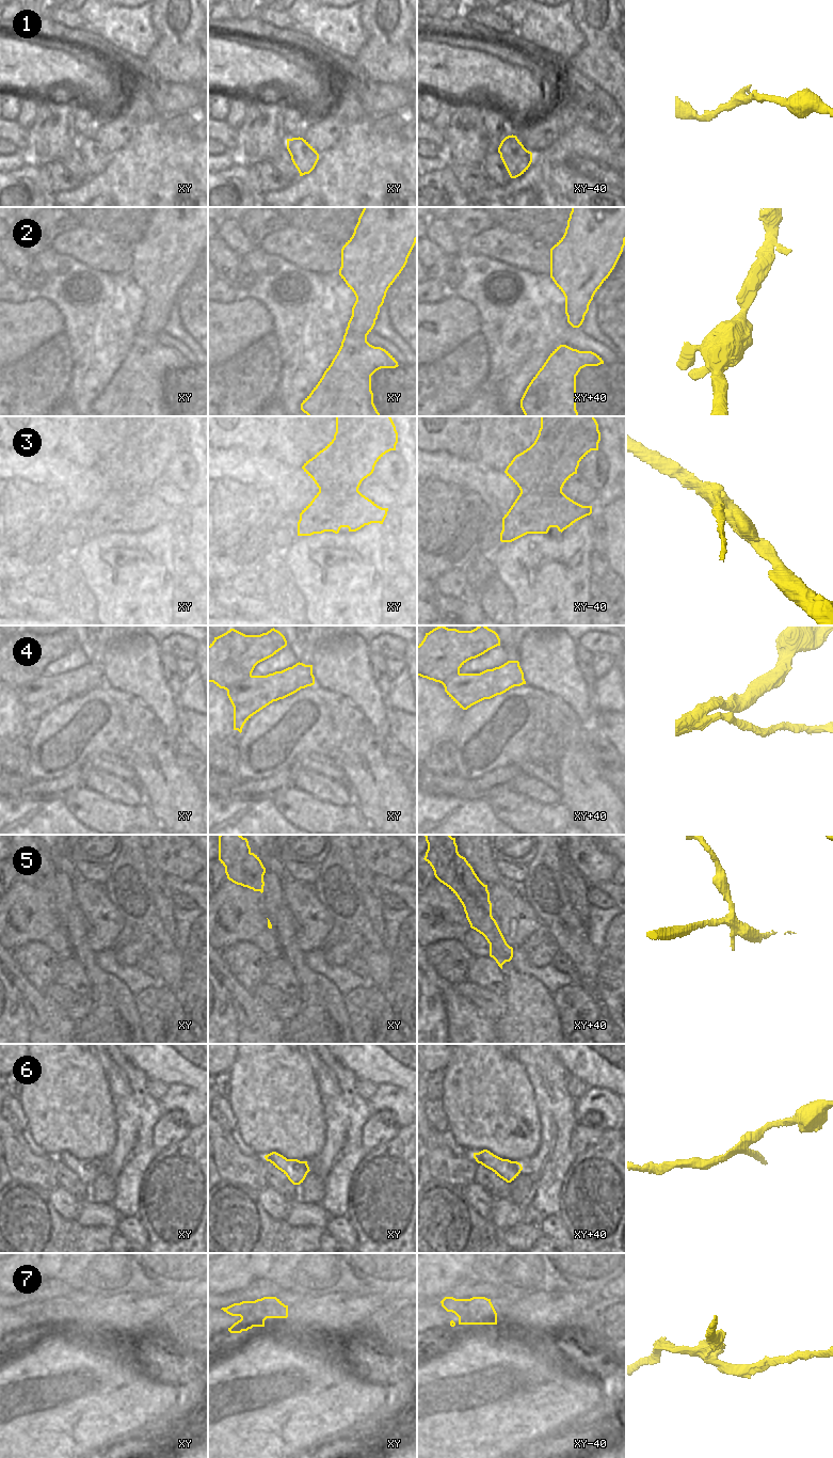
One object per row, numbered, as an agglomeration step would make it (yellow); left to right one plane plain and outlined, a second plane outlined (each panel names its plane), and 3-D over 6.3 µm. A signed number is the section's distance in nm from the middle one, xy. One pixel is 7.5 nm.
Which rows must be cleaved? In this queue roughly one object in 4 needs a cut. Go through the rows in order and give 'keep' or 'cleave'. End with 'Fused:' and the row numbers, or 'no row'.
1: keep
2: keep
3: keep
4: cleave
5: cleave
6: keep
7: cleave
Fused: 4, 5, 7

